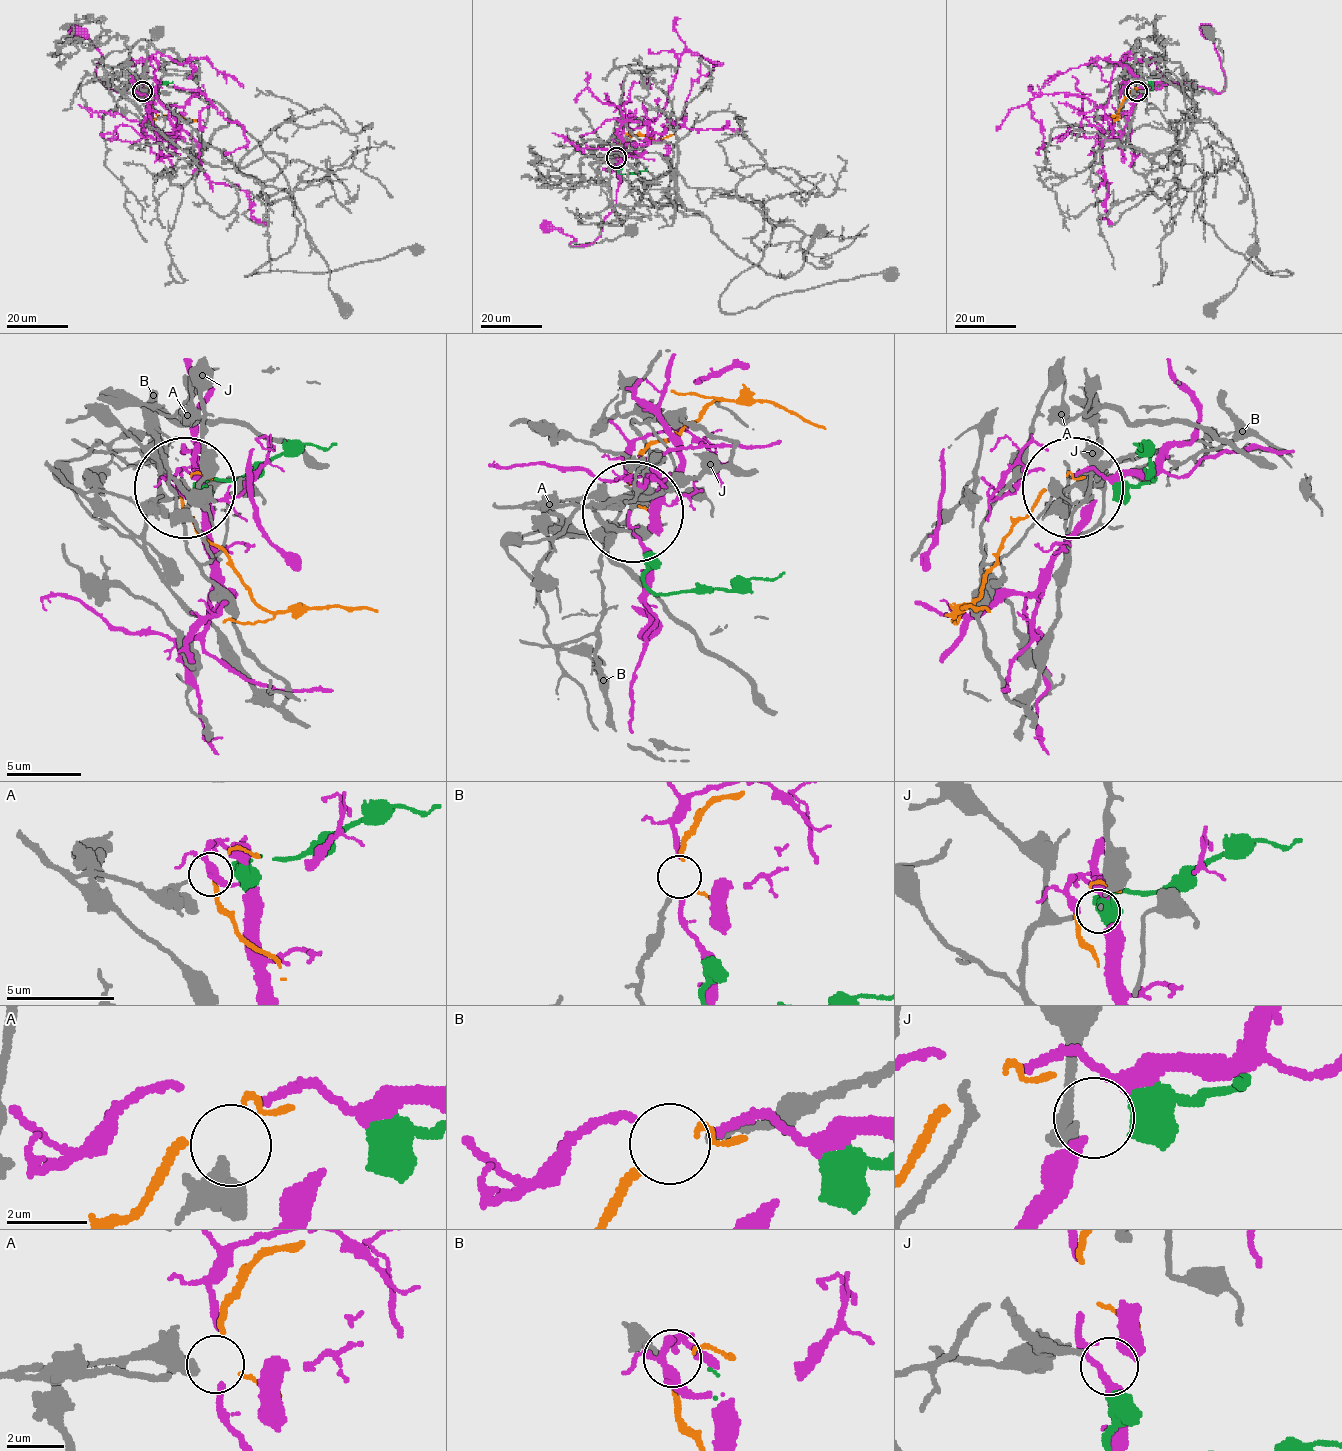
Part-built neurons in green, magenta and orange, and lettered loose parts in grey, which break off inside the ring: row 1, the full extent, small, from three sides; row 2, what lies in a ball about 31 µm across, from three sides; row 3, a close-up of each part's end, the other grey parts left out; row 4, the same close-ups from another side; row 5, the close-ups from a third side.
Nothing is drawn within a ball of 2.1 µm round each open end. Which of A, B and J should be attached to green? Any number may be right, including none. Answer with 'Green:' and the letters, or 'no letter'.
Green: J

